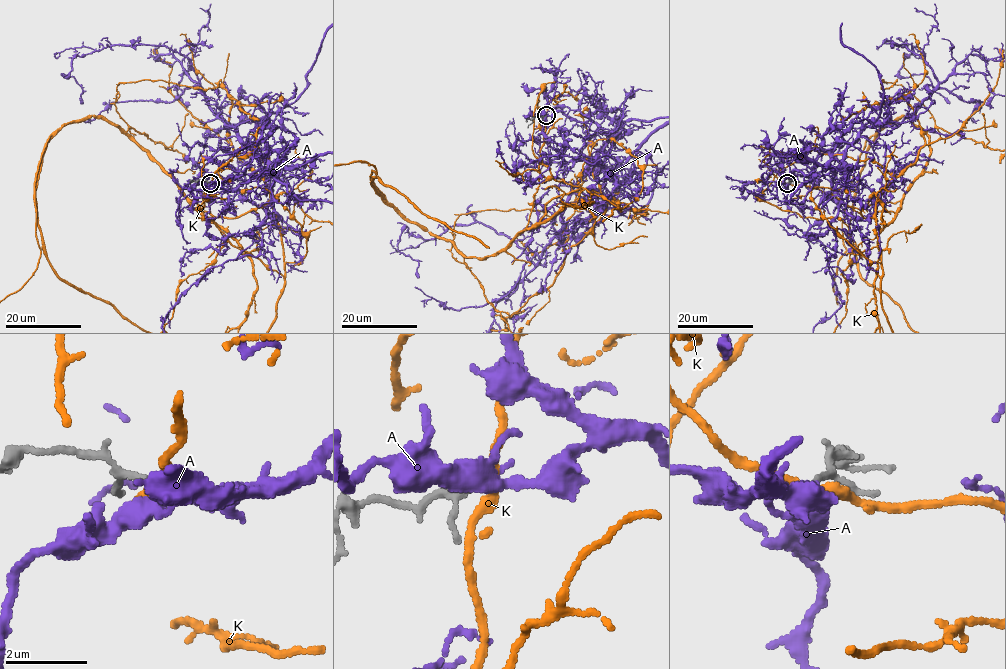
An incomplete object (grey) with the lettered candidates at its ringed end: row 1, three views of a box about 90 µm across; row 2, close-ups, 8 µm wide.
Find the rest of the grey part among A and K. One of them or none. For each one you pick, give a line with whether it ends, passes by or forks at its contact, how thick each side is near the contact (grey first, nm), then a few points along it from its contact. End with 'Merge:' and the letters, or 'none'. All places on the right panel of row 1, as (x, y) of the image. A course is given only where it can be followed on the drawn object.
A: it forks there; 100 nm thick on the grey side, 280 nm on the other
Merge: A

